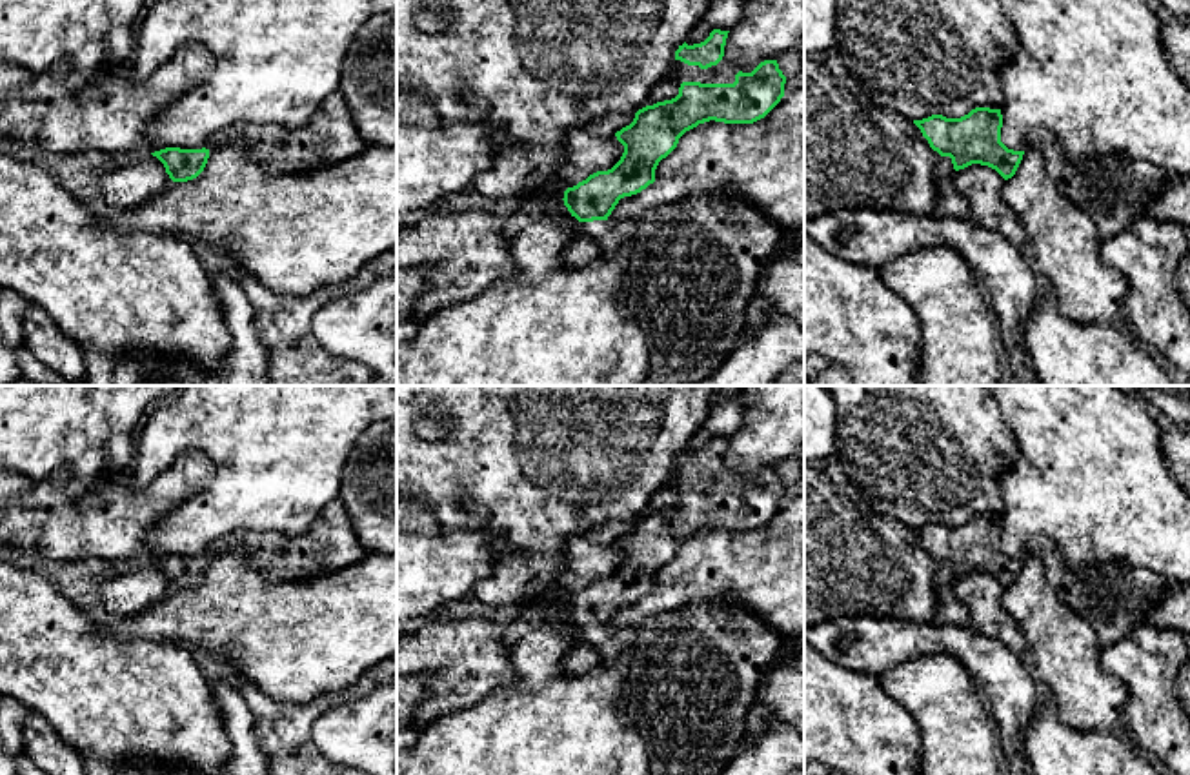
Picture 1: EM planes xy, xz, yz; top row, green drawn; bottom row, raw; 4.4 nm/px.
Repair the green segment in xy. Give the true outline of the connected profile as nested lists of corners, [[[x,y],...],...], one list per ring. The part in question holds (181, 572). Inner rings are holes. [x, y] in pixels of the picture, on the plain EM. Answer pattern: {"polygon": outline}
{"polygon": [[[331,500],[302,535],[235,531],[215,540],[202,557],[166,555],[151,560],[173,589],[197,586],[211,557],[240,555],[244,564],[273,580],[295,582],[344,569],[364,559],[366,549],[351,528],[346,506]]]}

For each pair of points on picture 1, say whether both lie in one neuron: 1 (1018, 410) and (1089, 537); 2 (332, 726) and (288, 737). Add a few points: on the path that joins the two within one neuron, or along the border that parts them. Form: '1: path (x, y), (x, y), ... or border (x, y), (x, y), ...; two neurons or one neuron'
1: path (1048, 441), (1089, 481), (1089, 506); one neuron
2: border (341, 703), (312, 728), (322, 755); two neurons

